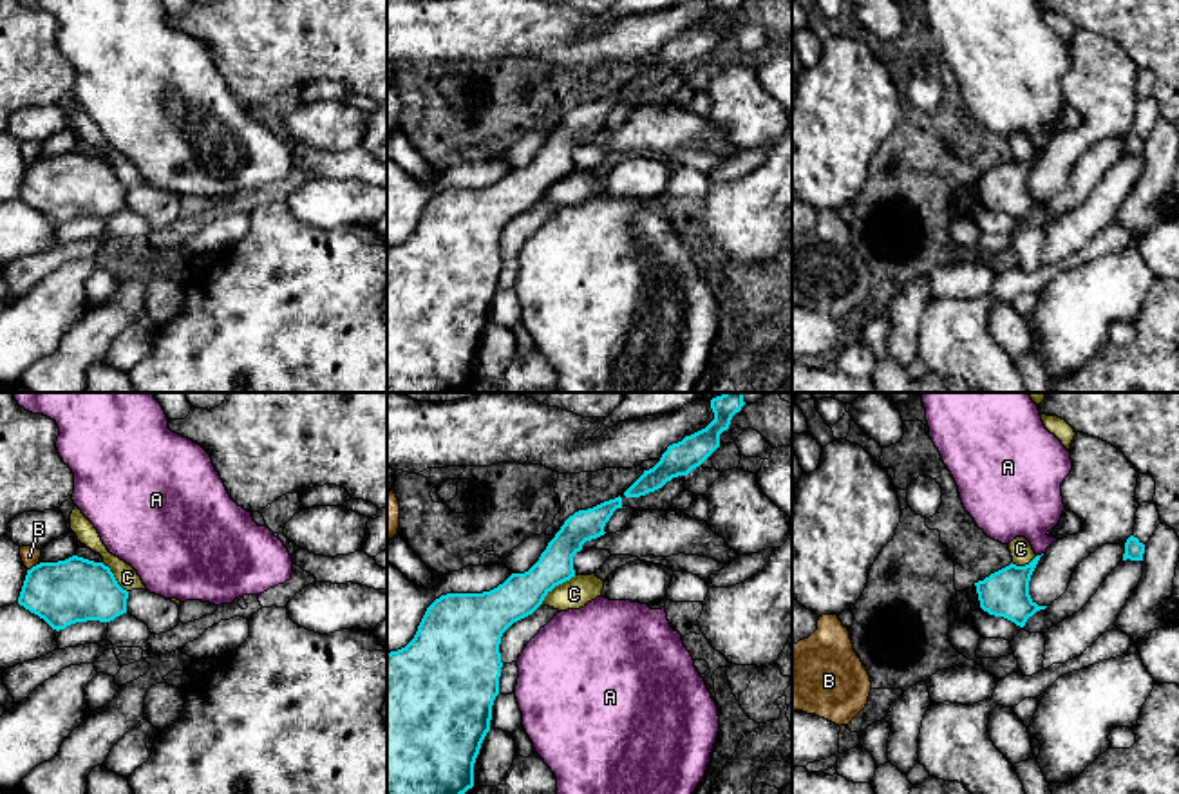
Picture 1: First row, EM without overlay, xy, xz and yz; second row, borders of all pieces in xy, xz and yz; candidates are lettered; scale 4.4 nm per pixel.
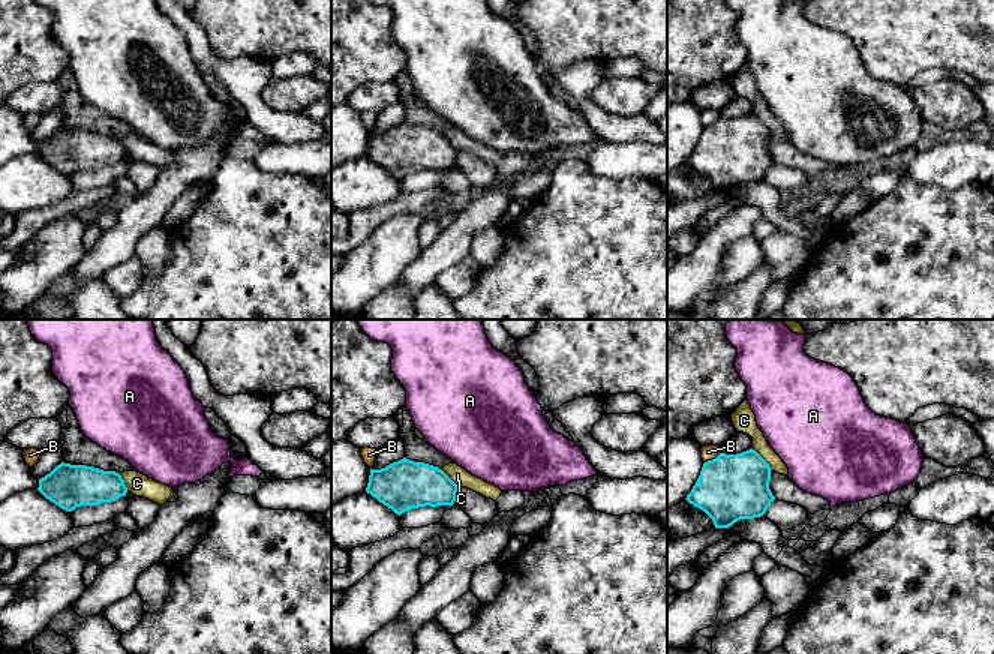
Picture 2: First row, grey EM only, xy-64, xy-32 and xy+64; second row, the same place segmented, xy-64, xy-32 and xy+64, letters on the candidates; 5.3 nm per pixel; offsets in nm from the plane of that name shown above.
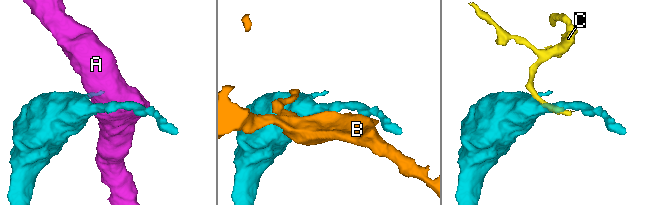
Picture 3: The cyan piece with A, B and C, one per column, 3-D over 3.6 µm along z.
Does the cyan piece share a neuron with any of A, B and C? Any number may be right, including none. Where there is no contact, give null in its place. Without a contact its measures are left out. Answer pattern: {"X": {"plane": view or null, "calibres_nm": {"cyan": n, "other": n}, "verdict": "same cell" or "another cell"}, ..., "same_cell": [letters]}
{"A": {"plane": "yz", "calibres_nm": {"cyan": 200, "other": 320}, "verdict": "another cell"}, "B": {"plane": "xy", "calibres_nm": {"cyan": 280, "other": 80}, "verdict": "another cell"}, "C": {"plane": "xz", "calibres_nm": {"cyan": 190, "other": 140}, "verdict": "same cell"}, "same_cell": ["C"]}

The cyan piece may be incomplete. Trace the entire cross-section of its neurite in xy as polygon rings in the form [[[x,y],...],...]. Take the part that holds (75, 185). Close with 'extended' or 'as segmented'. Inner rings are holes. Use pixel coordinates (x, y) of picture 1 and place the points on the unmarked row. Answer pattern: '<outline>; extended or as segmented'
[[[72,150],[27,165],[18,199],[60,226],[76,217],[110,217],[127,208],[127,194],[108,161]]]; as segmented

